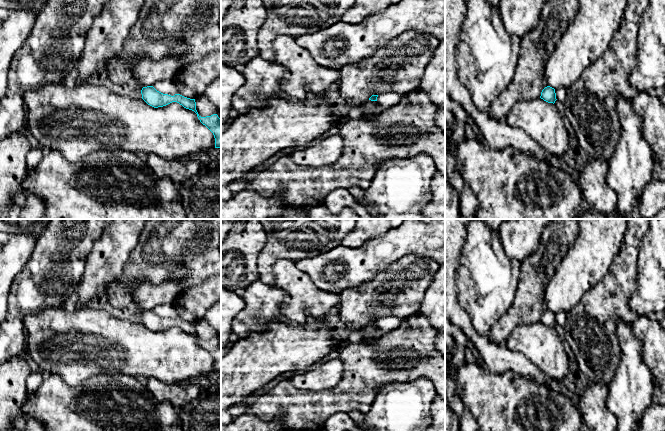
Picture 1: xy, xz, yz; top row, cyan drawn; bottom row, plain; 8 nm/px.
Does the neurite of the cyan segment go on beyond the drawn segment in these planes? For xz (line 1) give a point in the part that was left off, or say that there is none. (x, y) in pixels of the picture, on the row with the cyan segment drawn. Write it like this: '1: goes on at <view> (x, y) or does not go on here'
1: does not go on here

